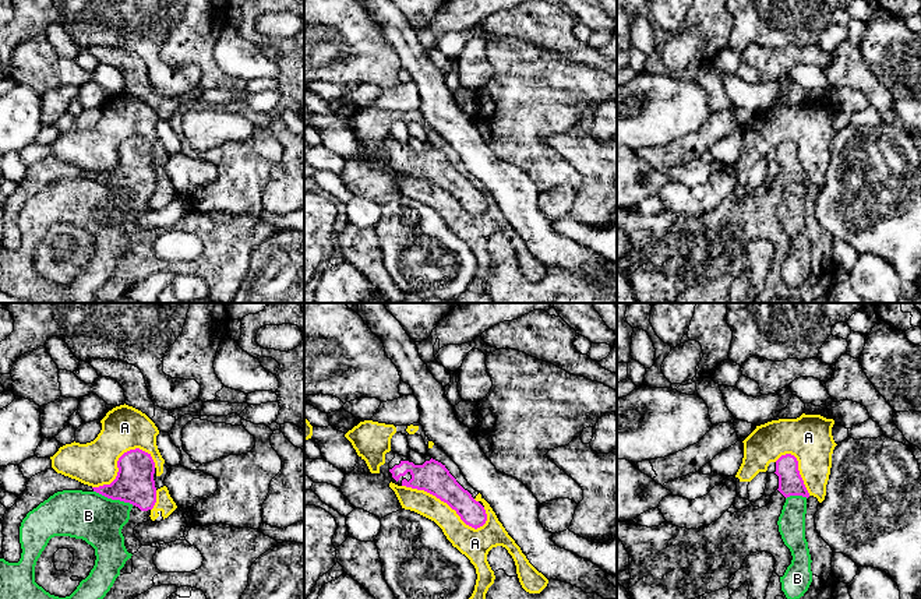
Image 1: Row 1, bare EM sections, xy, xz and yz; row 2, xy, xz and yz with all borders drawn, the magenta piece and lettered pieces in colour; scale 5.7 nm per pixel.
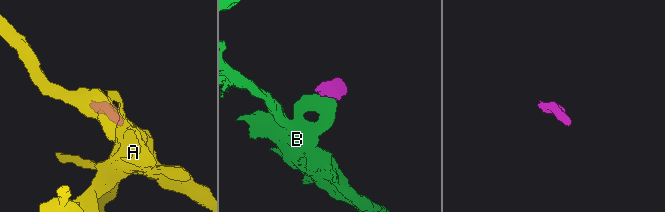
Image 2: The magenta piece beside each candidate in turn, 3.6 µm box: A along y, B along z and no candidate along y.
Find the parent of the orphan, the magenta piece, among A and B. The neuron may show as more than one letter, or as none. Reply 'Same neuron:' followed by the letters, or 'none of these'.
Same neuron: none of these

